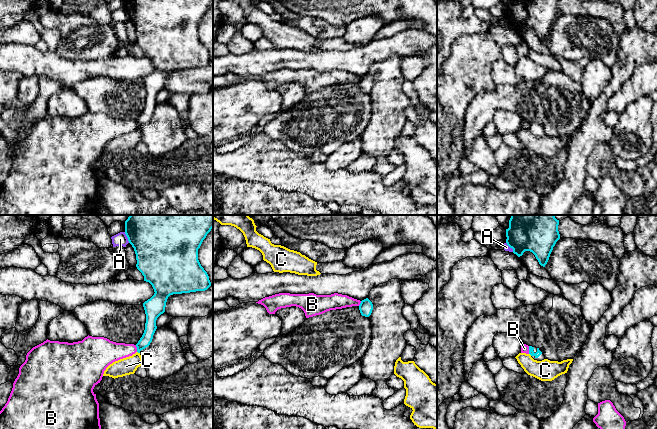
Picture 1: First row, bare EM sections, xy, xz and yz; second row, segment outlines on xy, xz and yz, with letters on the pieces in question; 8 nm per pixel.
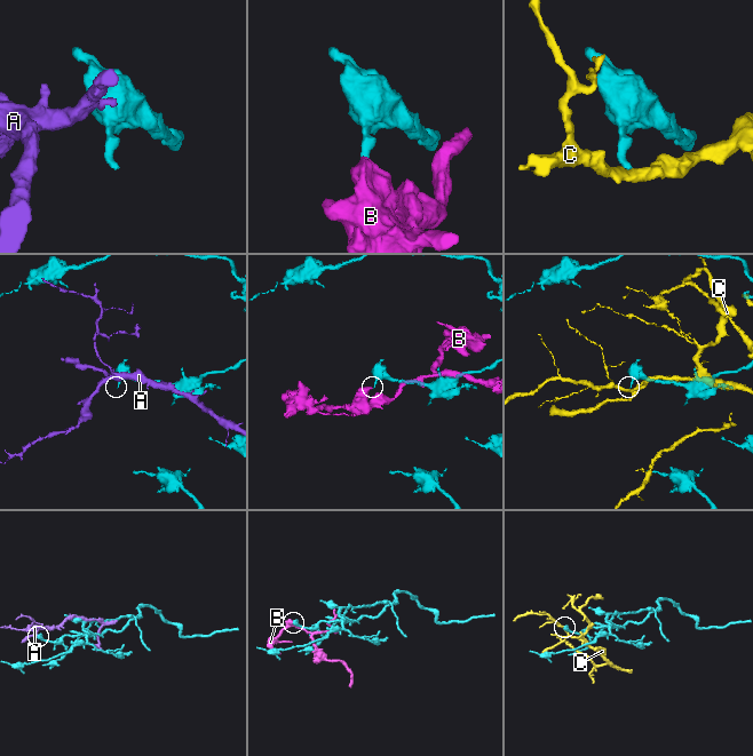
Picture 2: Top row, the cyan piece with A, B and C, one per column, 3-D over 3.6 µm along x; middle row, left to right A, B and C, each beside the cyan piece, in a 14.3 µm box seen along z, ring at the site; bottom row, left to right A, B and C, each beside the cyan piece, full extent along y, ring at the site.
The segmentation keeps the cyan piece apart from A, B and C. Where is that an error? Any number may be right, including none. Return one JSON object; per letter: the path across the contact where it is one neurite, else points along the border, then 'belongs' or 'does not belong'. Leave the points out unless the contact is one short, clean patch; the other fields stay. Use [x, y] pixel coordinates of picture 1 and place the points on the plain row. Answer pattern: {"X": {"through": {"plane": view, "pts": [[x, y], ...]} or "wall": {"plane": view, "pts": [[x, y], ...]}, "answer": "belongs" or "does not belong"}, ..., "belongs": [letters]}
{"A": {"wall": {"plane": "xy", "pts": [[124, 8], [129, 18]]}, "answer": "does not belong"}, "B": {"wall": {"plane": "yz", "pts": [[528, 122], [529, 129]]}, "answer": "does not belong"}, "C": {"wall": {"plane": "xy", "pts": [[137, 127], [139, 129]]}, "answer": "does not belong"}, "belongs": []}

